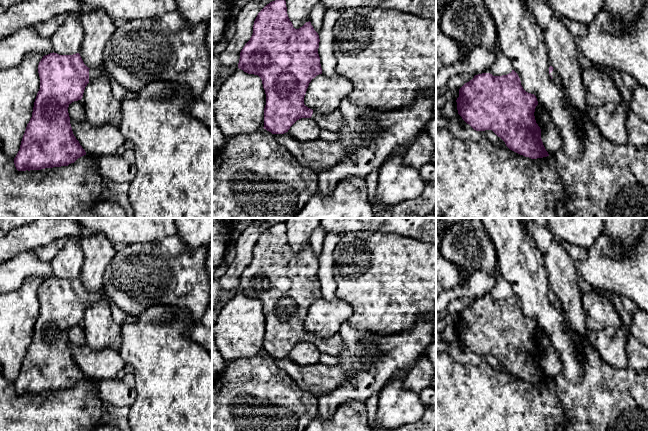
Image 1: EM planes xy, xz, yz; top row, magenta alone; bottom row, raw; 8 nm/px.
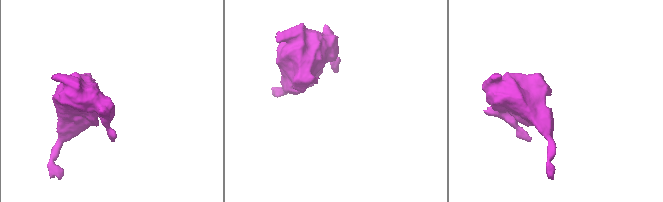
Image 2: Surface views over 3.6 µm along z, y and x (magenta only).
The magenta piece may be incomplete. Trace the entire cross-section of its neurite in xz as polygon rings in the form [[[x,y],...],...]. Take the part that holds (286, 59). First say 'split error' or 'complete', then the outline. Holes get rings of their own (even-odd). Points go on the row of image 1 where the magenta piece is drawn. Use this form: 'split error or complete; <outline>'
split error; [[[275,0],[267,4],[257,15],[253,34],[240,52],[238,68],[248,74],[258,75],[266,94],[264,108],[264,129],[272,134],[284,134],[301,118],[312,118],[321,129],[337,133],[343,120],[339,109],[331,114],[320,114],[304,104],[309,83],[322,74],[318,54],[319,35],[311,22],[299,29],[293,27],[287,14],[285,0]]]

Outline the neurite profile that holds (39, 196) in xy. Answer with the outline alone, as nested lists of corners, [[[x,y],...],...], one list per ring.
[[[0,141],[0,218],[128,218],[125,210],[117,203],[108,200],[101,200],[102,177],[98,169],[94,166],[94,160],[89,154],[78,158],[68,166],[45,168],[41,170],[18,171],[14,164],[14,159],[10,158],[2,150]]]

